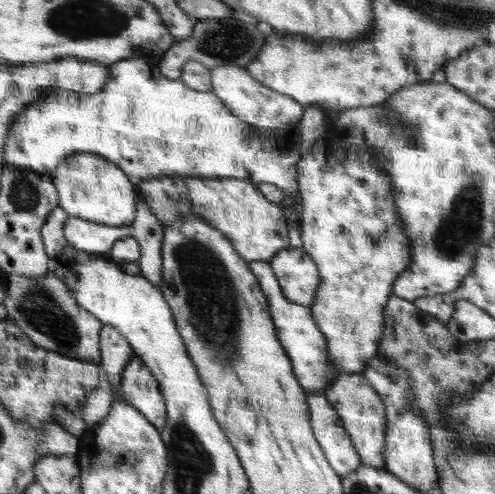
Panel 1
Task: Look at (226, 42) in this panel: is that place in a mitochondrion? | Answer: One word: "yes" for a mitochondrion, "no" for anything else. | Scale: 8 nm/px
yes

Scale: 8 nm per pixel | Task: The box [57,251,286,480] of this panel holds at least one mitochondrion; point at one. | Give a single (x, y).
(121, 460)

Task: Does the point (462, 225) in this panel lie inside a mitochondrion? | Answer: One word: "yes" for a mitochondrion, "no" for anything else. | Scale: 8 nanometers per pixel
yes

